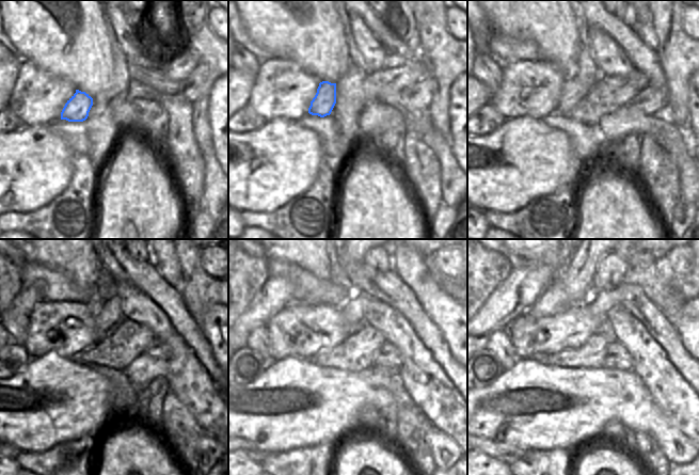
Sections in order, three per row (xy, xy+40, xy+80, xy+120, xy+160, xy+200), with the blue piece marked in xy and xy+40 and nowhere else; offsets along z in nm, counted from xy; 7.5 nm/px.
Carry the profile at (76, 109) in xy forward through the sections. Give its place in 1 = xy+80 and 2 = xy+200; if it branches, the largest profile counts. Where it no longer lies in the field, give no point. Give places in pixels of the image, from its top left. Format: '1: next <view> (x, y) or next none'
1: next xy+80 (574, 89)
2: next xy+200 (600, 303)

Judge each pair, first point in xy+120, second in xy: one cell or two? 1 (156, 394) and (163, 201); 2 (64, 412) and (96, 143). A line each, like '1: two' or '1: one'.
1: two
2: two

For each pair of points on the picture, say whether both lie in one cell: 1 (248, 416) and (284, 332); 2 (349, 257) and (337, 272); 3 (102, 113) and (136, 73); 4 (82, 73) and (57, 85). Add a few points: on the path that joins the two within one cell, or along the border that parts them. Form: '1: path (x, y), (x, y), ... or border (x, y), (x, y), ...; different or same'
1: border (299, 357), (284, 357), (274, 361); different
2: path (345, 260), (338, 268); same
3: border (128, 62), (128, 73), (131, 80); different
4: border (44, 70), (67, 79), (76, 89); different

